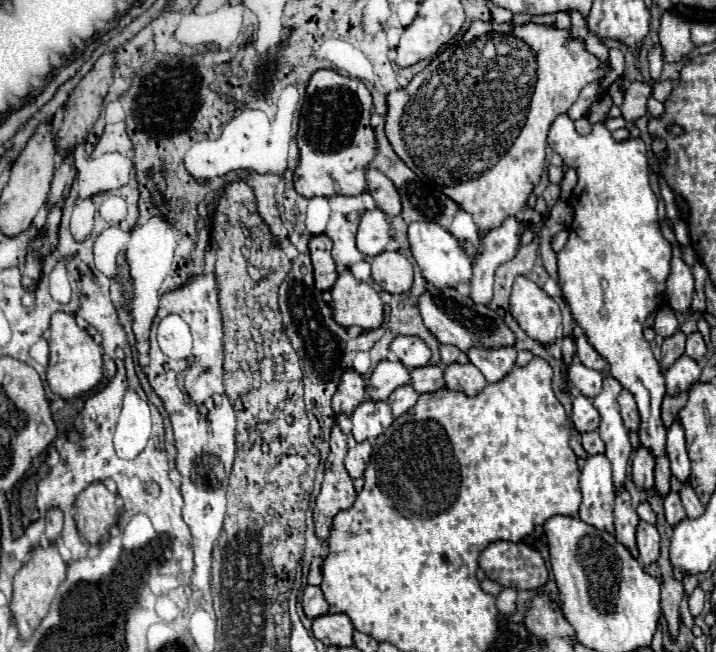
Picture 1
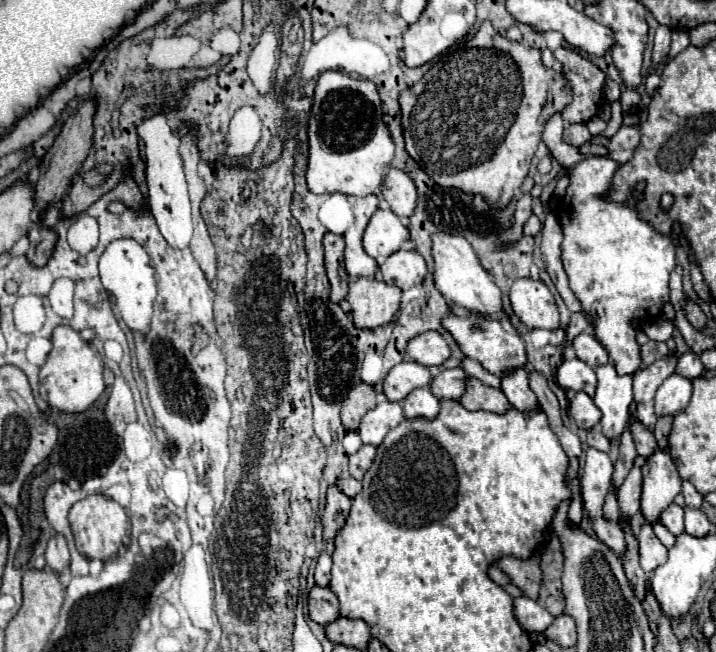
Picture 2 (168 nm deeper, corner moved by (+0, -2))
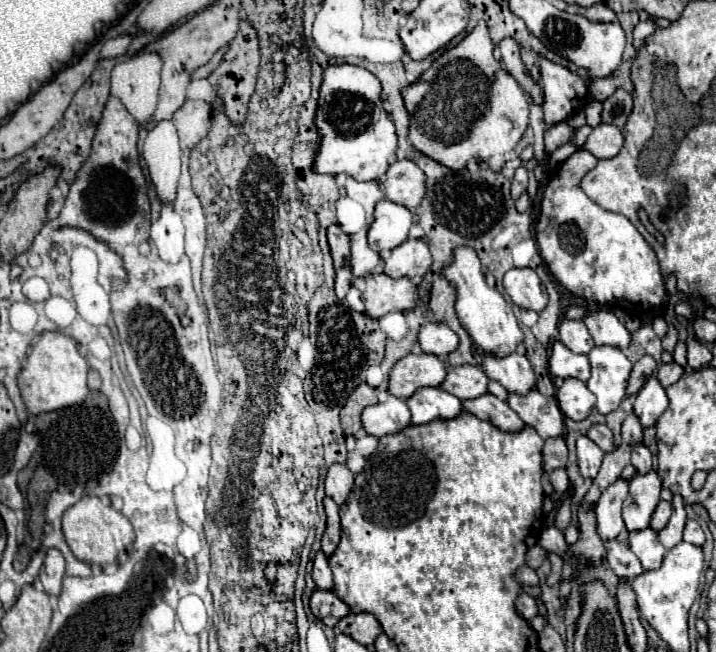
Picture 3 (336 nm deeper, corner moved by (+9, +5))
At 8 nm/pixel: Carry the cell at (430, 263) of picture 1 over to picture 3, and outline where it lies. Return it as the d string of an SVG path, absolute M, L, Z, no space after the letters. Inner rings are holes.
M457 245L453 249L453 259L443 267L443 277L455 287L455 311L467 333L471 335L473 343L489 353L495 355L507 355L523 345L523 331L519 329L519 323L513 315L513 309L507 307L507 301L503 295L489 287L477 257L477 251L469 245Z

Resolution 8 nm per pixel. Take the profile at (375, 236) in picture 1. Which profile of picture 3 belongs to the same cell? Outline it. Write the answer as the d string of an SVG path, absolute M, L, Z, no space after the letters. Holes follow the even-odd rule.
M383 199L375 205L375 219L367 231L367 241L375 251L395 249L407 239L411 225L413 213L409 209Z

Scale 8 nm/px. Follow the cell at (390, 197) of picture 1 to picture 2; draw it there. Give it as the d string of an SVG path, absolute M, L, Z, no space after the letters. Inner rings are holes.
M390 168L390 172L386 174L382 184L382 196L390 204L392 212L396 212L396 216L400 218L412 216L418 202L418 190L414 180L410 178L410 174L396 168Z

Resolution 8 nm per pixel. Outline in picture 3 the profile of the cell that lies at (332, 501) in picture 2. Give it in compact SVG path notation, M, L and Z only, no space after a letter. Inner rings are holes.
M325 497L323 505L325 505L325 513L327 513L327 529L325 529L323 539L321 539L321 549L329 557L335 551L335 547L339 545L339 539L341 539L339 505L331 497Z

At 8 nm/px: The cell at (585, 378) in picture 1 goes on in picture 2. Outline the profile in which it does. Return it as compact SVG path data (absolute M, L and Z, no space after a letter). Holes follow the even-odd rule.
M578 358L564 360L558 366L556 382L564 390L574 390L574 392L582 390L588 396L594 396L594 390L596 390L596 374L594 374L594 370L586 362L582 362Z

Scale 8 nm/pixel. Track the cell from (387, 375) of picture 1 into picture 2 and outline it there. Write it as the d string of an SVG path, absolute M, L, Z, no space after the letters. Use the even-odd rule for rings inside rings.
M400 362L396 368L390 370L388 378L384 380L384 394L392 402L402 402L412 390L428 386L432 382L432 374L426 366L418 362Z

